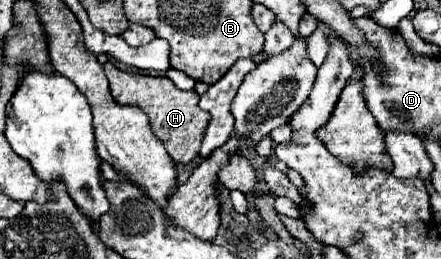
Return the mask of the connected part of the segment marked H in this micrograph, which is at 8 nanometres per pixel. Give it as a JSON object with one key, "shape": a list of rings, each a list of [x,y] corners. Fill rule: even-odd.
{"shape":[[[107,62],[103,70],[107,74],[113,98],[121,104],[139,106],[149,116],[153,134],[165,144],[169,156],[175,162],[189,164],[197,158],[203,132],[209,124],[209,112],[199,108],[199,94],[195,90],[189,90],[189,92],[179,90],[167,76],[143,76],[143,74],[121,72],[111,62]]]}

